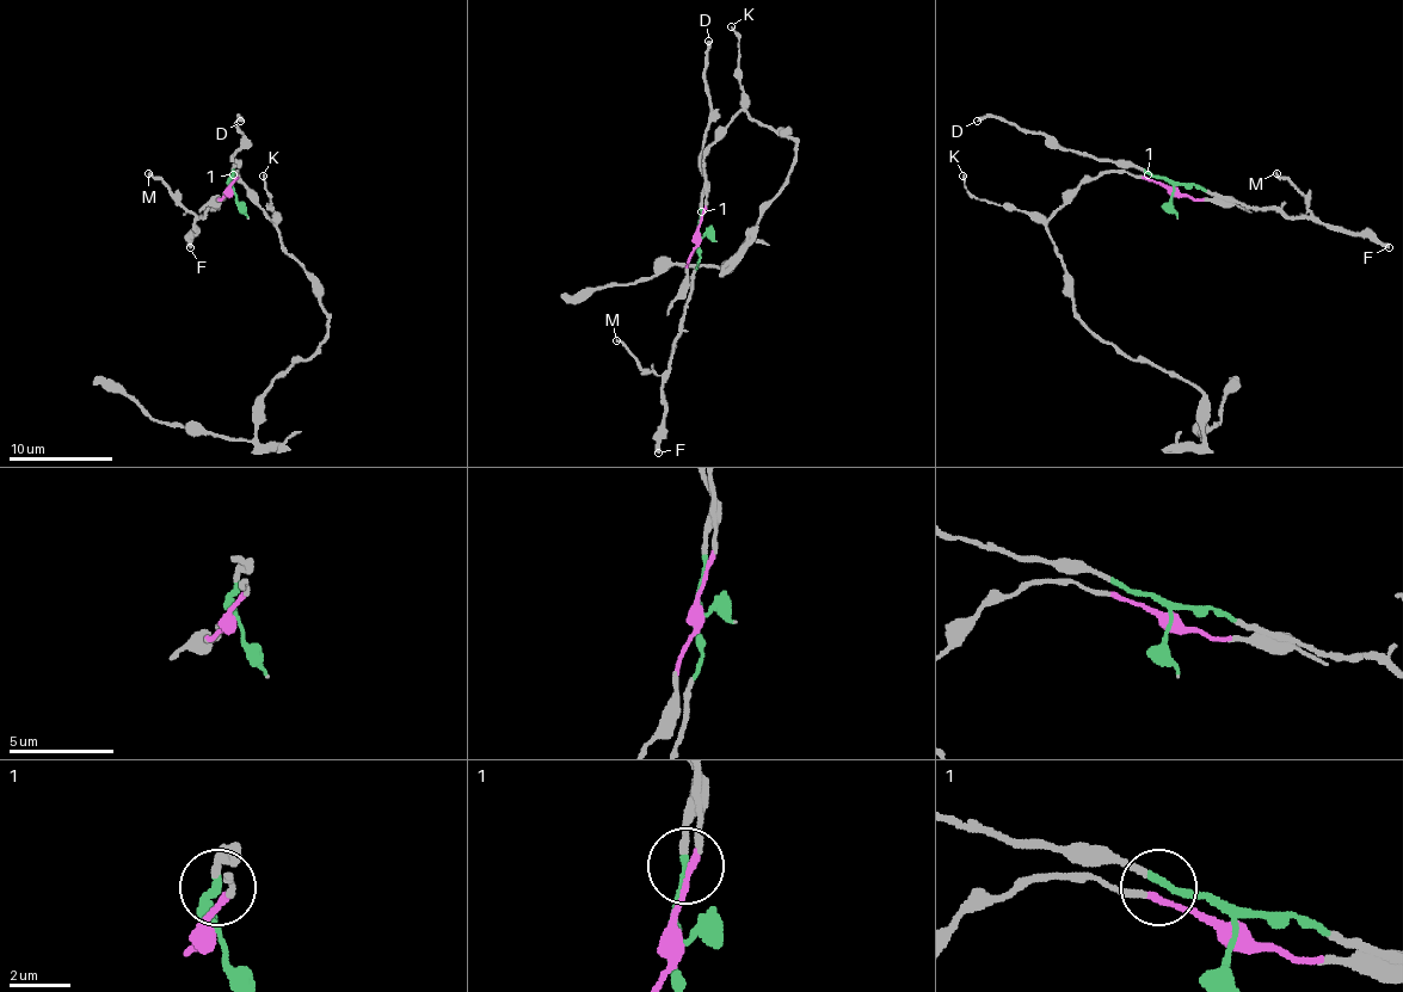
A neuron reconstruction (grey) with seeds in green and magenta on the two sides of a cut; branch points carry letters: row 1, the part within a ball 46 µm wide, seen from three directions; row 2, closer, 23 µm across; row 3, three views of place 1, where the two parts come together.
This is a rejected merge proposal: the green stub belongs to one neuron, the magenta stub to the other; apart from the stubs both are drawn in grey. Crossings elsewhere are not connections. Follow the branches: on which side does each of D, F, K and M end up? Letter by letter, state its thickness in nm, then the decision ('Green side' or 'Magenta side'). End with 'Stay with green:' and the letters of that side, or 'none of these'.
D: Thickness 260 nm. Green side
F: Thickness 320 nm. Green side
K: Thickness 140 nm. Magenta side
M: Thickness 190 nm. Green side
Stay with green: D, F, M

